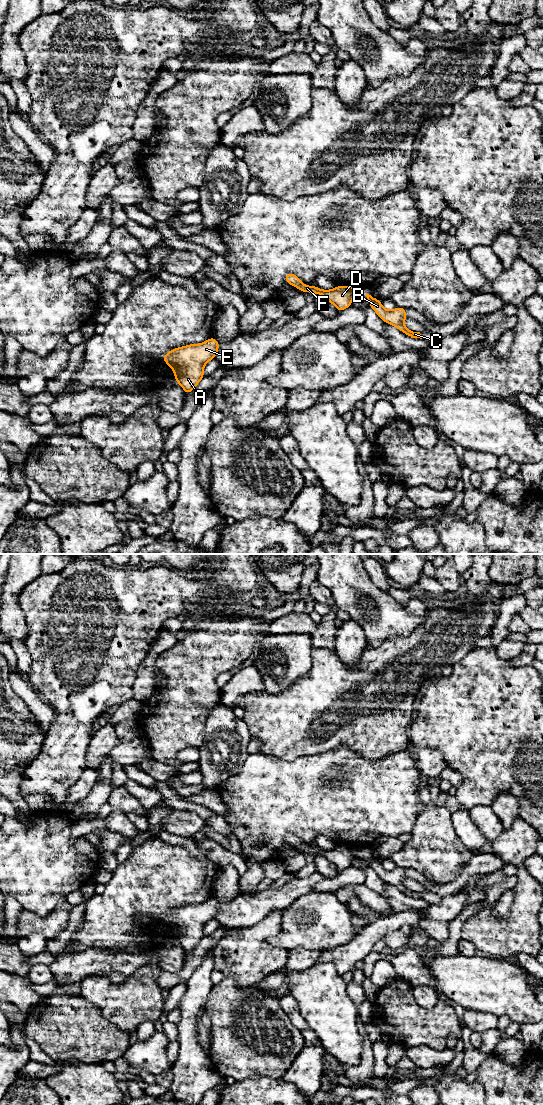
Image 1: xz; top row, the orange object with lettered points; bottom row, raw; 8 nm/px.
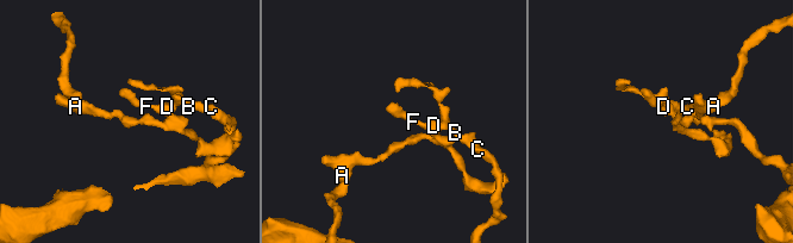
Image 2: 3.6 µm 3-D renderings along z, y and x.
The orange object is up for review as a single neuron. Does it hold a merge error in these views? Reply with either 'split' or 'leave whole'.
split

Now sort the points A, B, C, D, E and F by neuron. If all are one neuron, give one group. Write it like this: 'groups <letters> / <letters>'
groups A D E F / B C

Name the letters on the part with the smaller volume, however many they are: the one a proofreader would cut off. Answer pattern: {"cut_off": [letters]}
{"cut_off": ["B", "C"]}

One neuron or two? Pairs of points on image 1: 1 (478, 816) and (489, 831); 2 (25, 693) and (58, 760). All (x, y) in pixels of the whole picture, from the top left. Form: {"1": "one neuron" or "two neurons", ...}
{"1": "one neuron", "2": "two neurons"}

